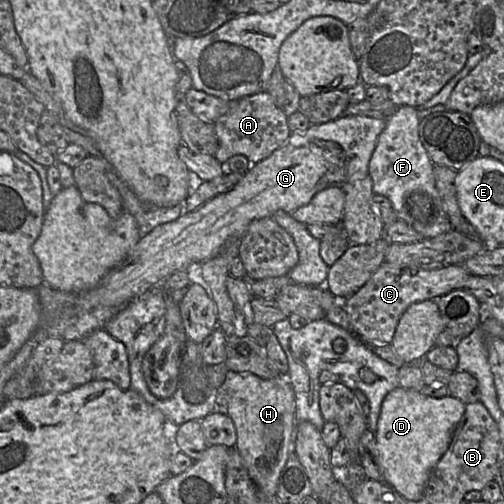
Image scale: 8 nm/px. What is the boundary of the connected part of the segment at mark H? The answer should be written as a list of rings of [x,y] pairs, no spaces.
[[[228,371],[224,383],[217,390],[216,403],[227,407],[227,414],[232,419],[236,429],[235,447],[242,457],[250,478],[265,495],[275,496],[279,475],[290,453],[294,453],[295,393],[290,381],[283,376],[262,379],[248,371]]]

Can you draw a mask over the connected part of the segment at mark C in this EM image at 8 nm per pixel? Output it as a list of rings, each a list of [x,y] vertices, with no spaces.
[[[383,263],[358,291],[342,300],[352,333],[364,343],[391,344],[399,319],[411,304],[437,300],[454,289],[461,289],[469,275],[462,264],[420,269]]]

